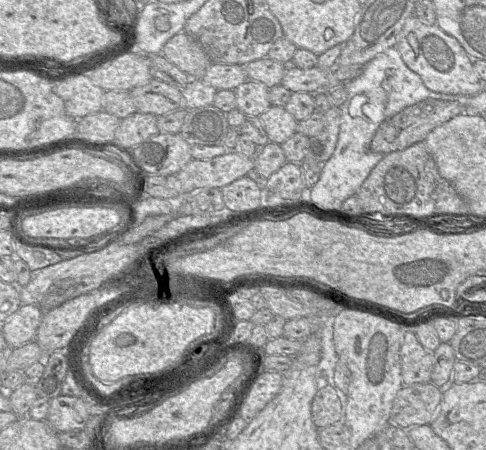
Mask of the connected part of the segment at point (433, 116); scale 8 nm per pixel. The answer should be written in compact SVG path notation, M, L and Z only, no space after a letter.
M432 98L408 106L381 123L371 141L370 150L384 155L404 150L418 142L424 141L434 128L462 113L465 113L465 109L459 103Z

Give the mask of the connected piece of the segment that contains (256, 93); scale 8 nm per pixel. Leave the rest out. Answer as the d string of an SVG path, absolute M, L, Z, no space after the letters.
M247 80L234 89L236 109L246 116L260 116L271 106L269 87L264 83Z

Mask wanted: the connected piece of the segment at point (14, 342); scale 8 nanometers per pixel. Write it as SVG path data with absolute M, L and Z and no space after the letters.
M22 305L2 327L5 340L10 349L15 349L35 339L43 316L35 305Z

